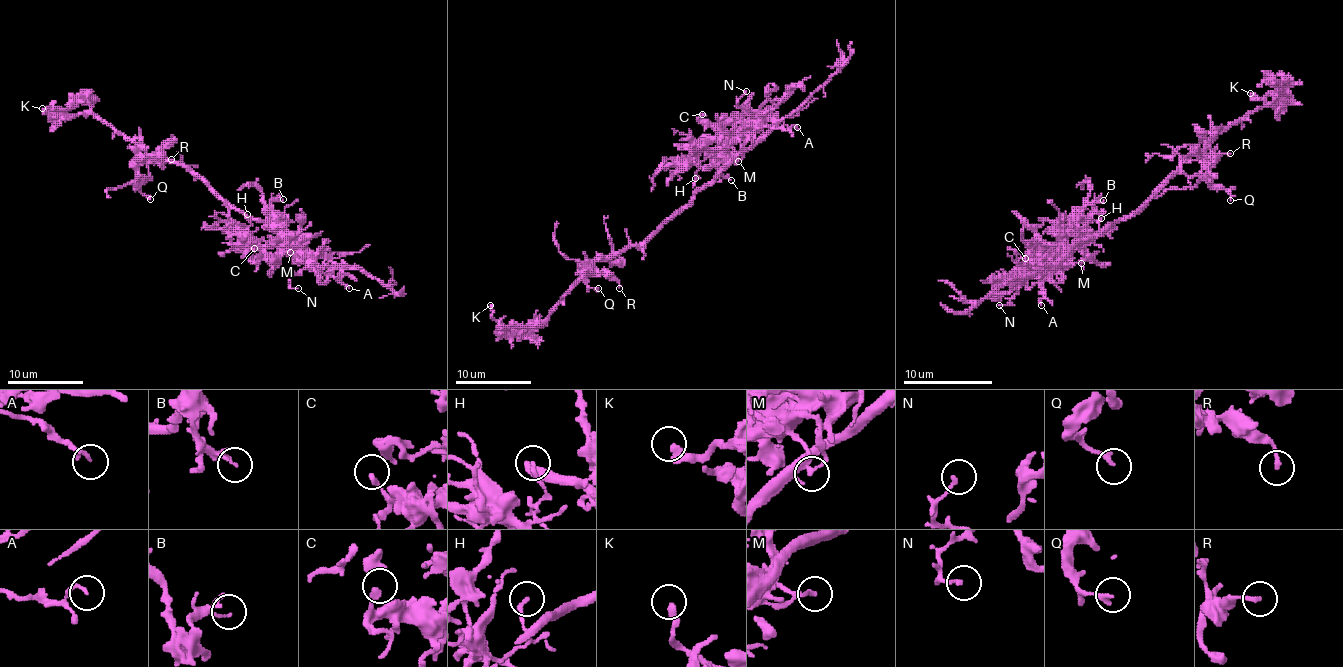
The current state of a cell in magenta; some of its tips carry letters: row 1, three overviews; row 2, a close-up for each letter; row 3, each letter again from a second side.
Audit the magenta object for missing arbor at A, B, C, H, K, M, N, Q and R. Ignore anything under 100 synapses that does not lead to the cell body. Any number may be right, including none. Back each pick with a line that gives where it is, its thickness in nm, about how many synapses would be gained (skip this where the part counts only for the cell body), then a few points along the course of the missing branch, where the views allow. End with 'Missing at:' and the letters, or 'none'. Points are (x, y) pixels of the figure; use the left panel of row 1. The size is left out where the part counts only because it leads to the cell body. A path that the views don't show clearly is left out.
Missing at: none

